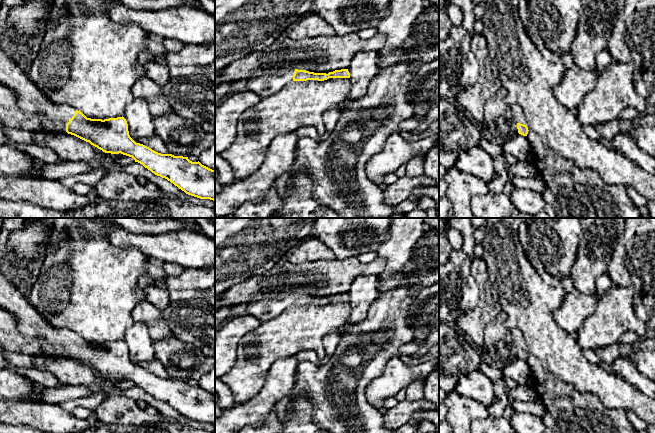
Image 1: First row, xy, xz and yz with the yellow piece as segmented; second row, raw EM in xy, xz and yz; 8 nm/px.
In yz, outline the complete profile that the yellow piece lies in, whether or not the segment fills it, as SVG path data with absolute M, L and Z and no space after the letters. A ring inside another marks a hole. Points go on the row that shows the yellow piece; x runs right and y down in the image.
M518 105L511 106L511 112L513 114L513 119L517 124L518 133L527 136L528 127L527 127L527 119L525 117L524 111Z

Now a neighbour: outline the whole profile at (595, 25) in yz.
M581 0L576 36L570 46L574 65L587 72L596 69L596 57L606 48L625 0Z

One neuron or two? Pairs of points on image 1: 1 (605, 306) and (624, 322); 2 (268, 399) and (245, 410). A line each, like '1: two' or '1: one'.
1: one
2: one

